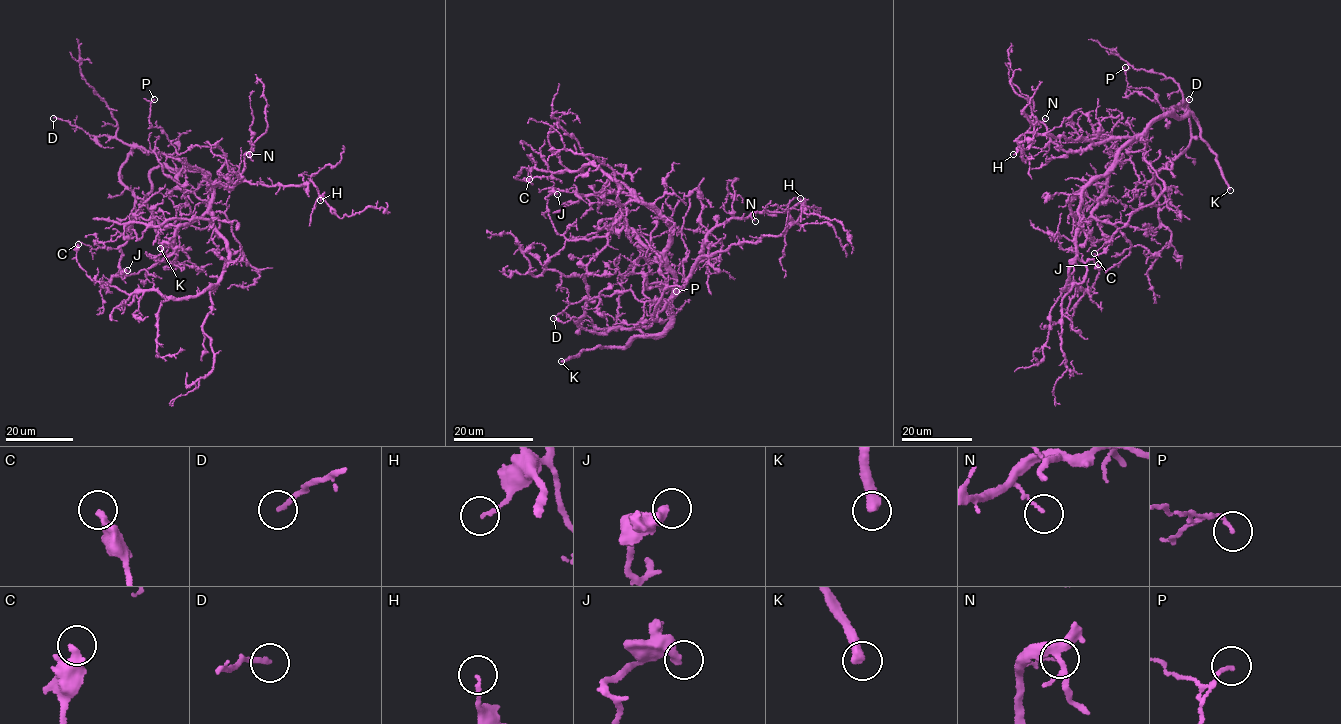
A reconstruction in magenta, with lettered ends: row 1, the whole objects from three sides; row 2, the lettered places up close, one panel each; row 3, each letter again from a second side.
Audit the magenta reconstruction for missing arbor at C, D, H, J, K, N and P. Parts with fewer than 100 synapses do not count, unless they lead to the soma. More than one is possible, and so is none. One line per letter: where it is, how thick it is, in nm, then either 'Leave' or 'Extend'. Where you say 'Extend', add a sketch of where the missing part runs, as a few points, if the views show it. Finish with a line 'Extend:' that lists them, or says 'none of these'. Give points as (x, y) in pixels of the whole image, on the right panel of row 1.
C: Place: (1094, 253). Thickness 360 nm. Leave
D: Place: (1189, 99). Thickness 170 nm. Leave
H: Place: (1013, 154). Thickness 110 nm. Leave
J: Place: (1098, 264). Thickness 420 nm. Leave
K: Place: (1230, 190). Thickness 400 nm. Extend. Course of what is missing: (1230, 190), (1244, 219), (1244, 253), (1194, 213), (1110, 258), (1109, 300), (1119, 311), (1168, 298), (1177, 306)
N: Place: (1045, 118). Thickness 120 nm. Leave
P: Place: (1125, 67). Thickness 130 nm. Leave
Extend: K

